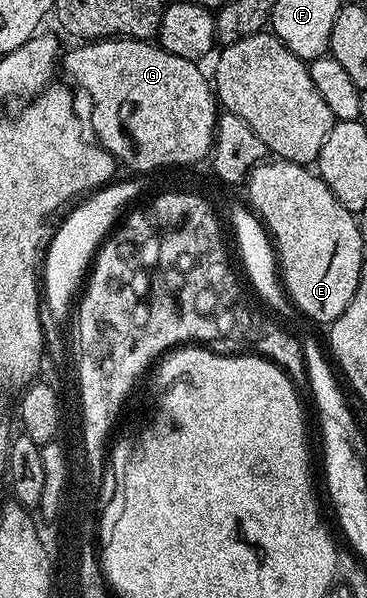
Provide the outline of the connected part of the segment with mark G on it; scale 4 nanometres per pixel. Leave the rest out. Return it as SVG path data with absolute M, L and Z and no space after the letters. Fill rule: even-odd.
M107 38L105 40L90 40L85 44L78 44L75 50L70 50L61 55L60 70L68 77L74 78L73 85L87 90L89 101L102 104L118 102L118 114L128 114L128 108L146 108L146 116L154 116L162 124L162 163L181 162L184 168L190 168L193 162L198 162L202 157L209 155L214 149L214 130L218 126L220 113L219 103L211 82L201 70L198 62L184 60L184 56L172 56L162 46L150 40L140 38Z

